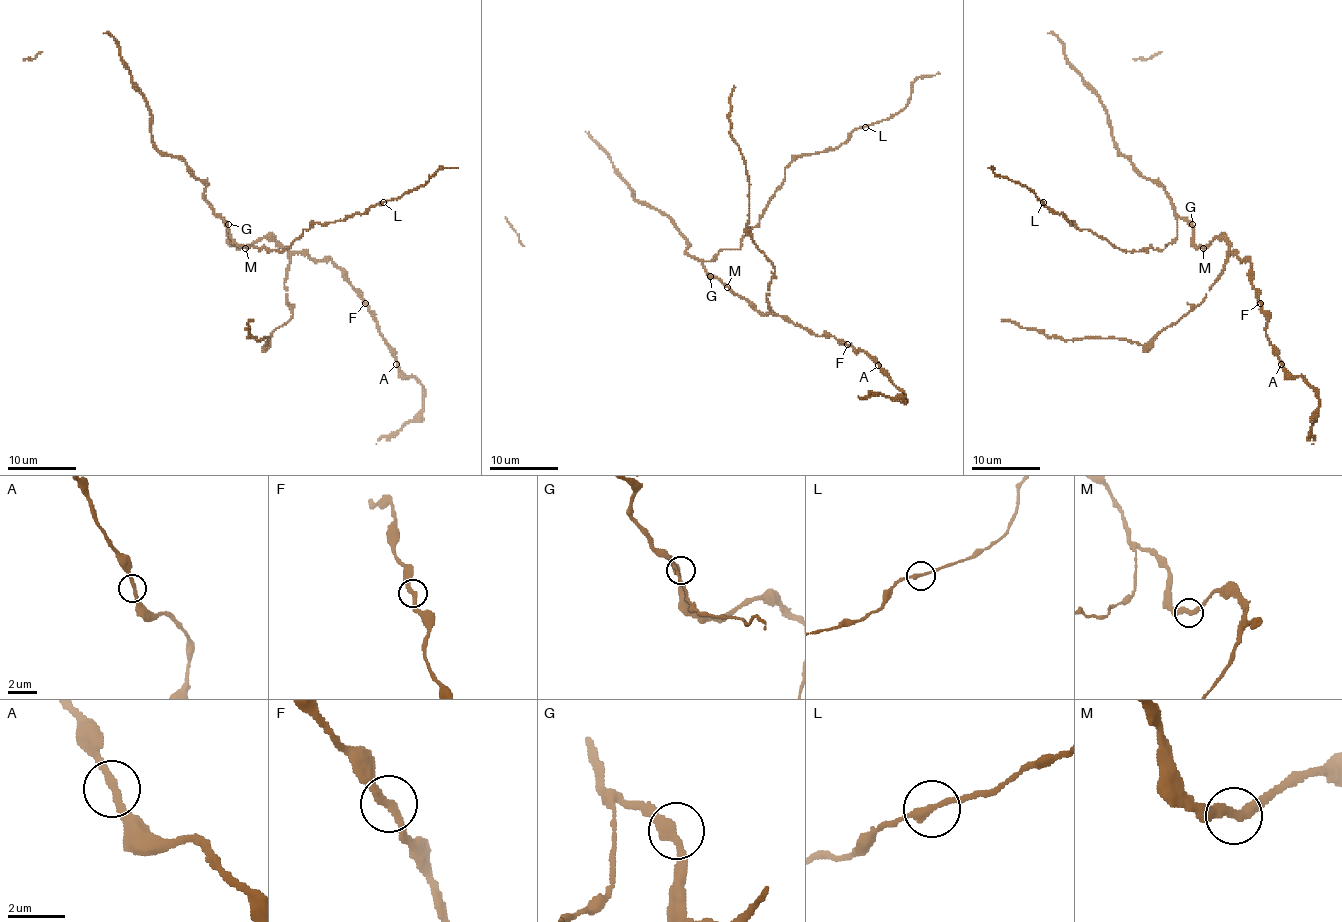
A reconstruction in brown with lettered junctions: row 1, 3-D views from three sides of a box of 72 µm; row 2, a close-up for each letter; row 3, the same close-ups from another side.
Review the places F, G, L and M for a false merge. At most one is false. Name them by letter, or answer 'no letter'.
no letter

